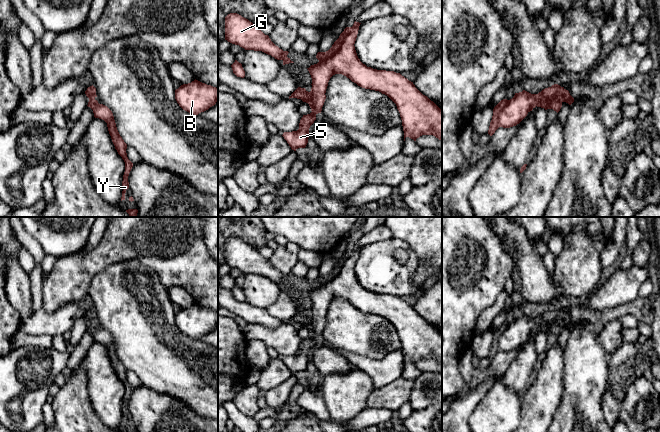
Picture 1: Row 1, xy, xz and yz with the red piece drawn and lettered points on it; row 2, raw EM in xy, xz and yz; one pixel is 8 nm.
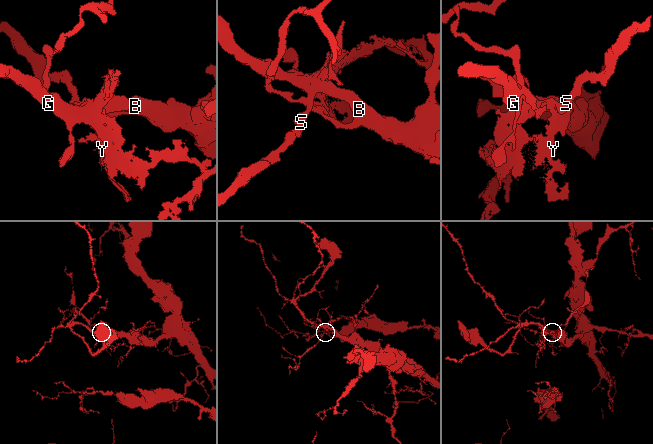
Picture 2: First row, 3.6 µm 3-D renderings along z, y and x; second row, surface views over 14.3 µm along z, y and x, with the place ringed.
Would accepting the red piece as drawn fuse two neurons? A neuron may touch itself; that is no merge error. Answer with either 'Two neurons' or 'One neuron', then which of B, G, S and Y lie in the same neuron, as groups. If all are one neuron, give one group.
One neuron. Groups: B G S Y

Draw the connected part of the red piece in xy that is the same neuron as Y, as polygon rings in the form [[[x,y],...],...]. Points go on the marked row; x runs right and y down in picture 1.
[[[93,85],[88,87],[85,91],[85,94],[89,98],[87,106],[93,110],[95,118],[102,119],[107,123],[108,131],[115,146],[115,149],[125,162],[125,172],[122,181],[123,191],[121,201],[125,200],[125,193],[126,190],[129,188],[128,176],[133,167],[133,163],[127,157],[127,144],[124,142],[117,130],[112,111],[107,106],[99,104],[98,101],[95,99],[97,97],[96,88]]]

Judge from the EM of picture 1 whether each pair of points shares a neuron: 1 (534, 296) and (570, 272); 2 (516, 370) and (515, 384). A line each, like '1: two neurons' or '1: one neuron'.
1: two neurons
2: one neuron

